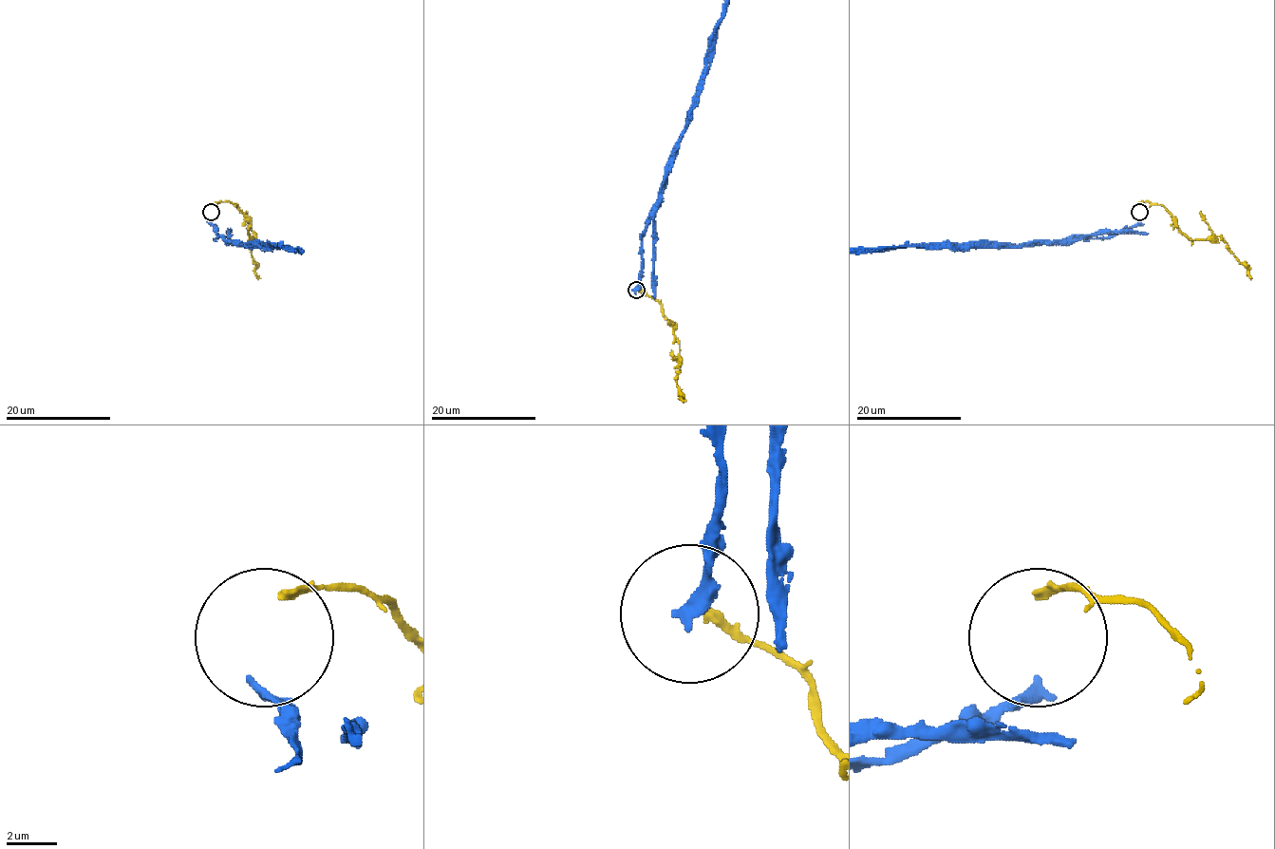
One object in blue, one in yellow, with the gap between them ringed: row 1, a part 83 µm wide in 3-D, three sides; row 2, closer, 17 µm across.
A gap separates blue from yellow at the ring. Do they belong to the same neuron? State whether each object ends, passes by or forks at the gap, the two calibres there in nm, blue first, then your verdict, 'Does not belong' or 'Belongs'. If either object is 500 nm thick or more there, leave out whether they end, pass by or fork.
At the ring blue passes by. At the ring yellow ends. Thickness 240 nm (blue) against 320 nm. Does not belong

